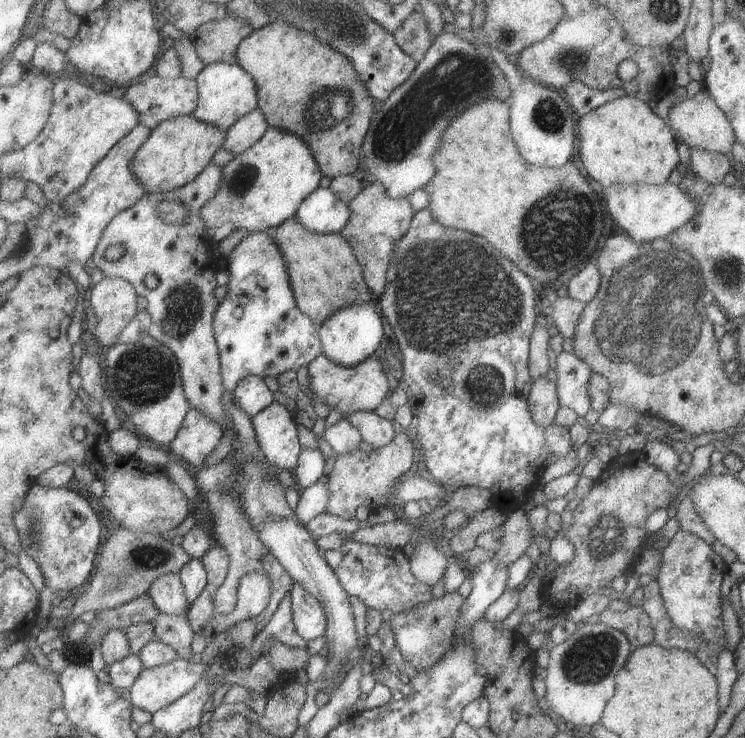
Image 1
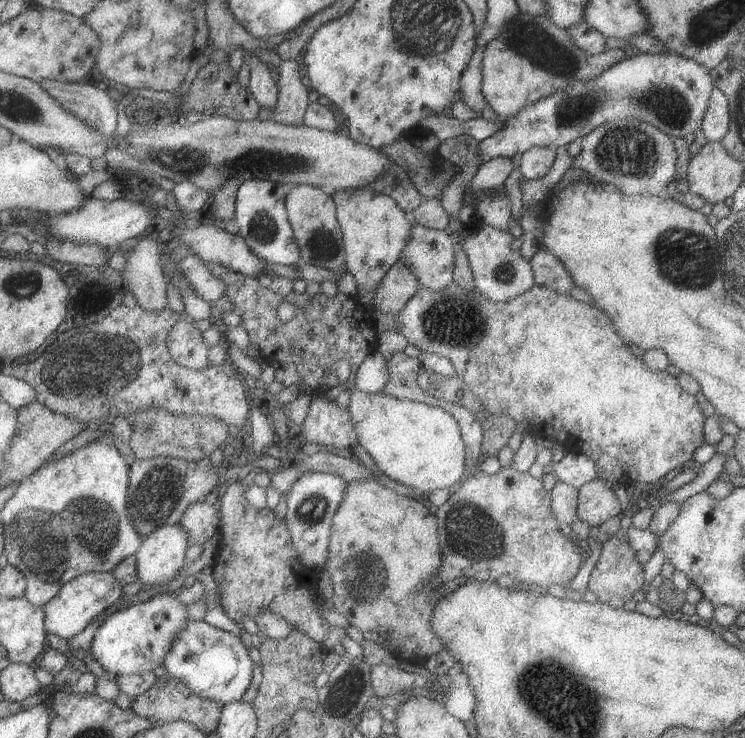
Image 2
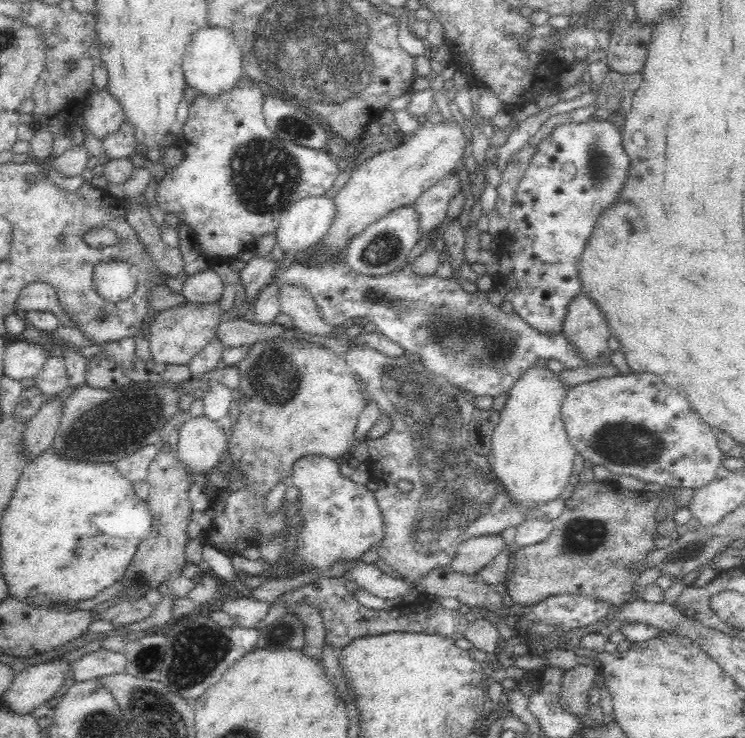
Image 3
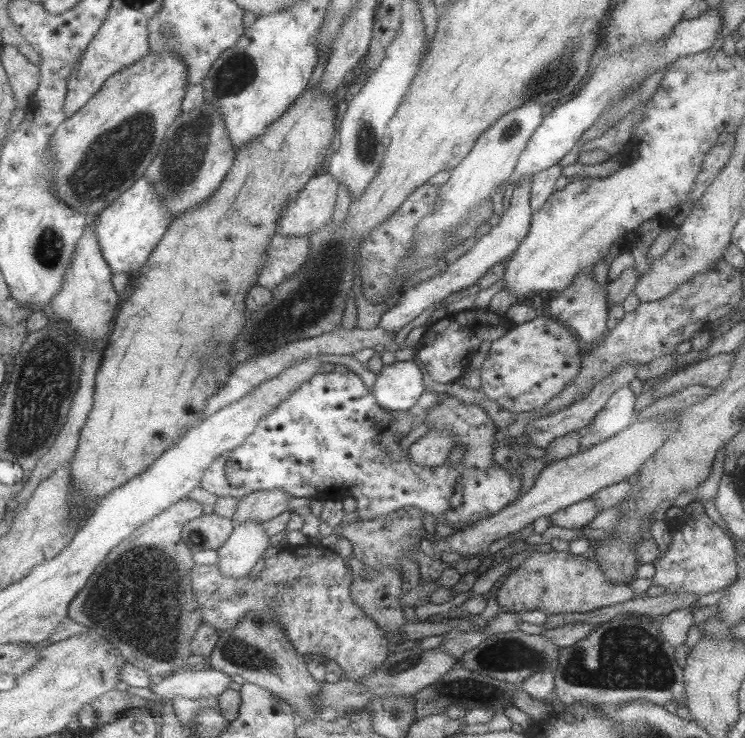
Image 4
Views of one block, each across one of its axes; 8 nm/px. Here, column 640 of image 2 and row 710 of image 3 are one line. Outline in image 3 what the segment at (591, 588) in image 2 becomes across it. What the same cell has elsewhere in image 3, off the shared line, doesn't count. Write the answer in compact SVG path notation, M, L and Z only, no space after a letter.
M581 665L562 674L562 684L558 692L558 705L566 712L578 717L579 722L587 714L588 692L592 688L597 666Z

